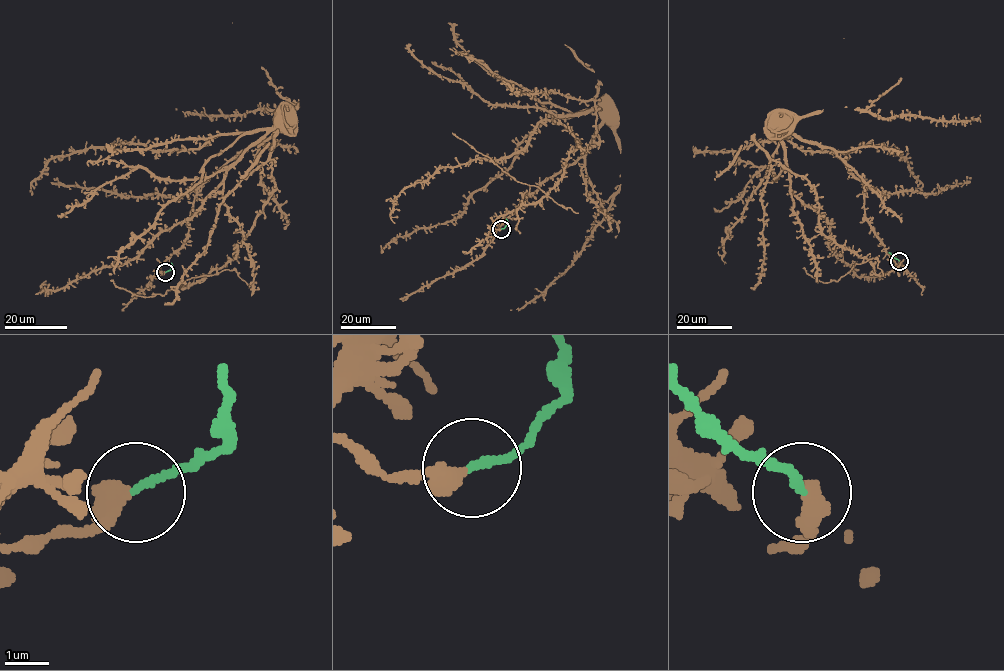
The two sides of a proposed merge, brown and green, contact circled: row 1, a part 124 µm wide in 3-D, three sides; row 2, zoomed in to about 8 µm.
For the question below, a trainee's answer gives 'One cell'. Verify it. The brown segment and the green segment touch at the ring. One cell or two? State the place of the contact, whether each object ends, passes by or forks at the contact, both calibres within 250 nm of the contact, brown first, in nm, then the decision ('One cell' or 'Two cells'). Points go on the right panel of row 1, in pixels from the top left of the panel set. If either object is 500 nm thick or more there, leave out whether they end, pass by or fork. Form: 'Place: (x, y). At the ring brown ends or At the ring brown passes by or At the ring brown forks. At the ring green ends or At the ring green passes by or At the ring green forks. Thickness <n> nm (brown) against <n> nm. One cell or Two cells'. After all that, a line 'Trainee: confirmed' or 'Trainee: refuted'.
Place: (899, 261). At the ring brown ends. At the ring green ends. Thickness 480 nm (brown) against 170 nm. Two cells
Trainee: refuted

